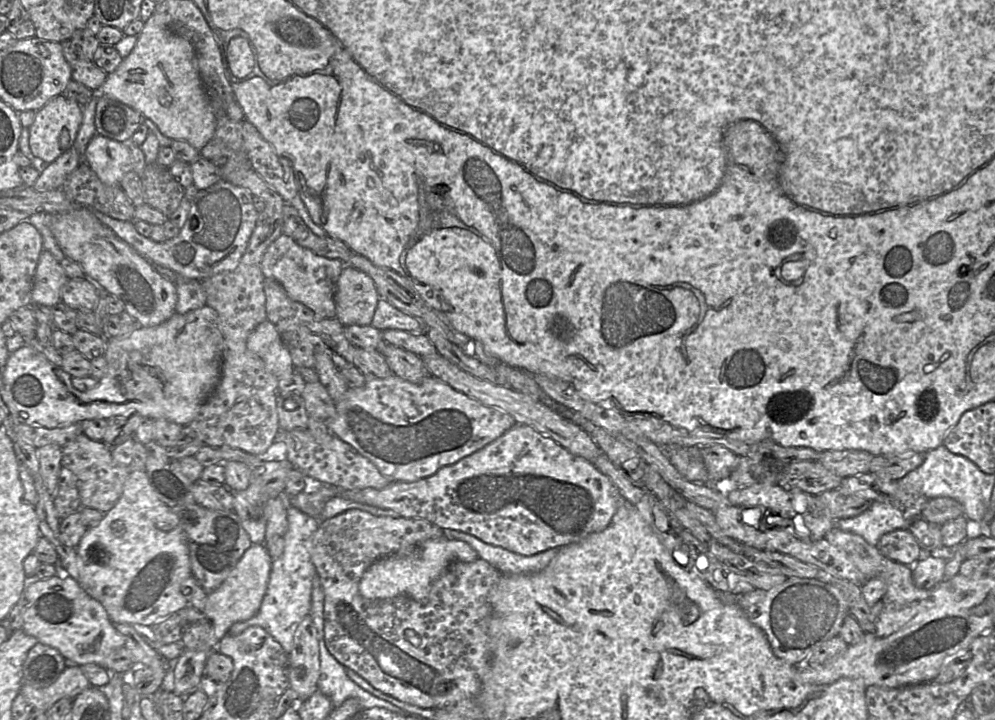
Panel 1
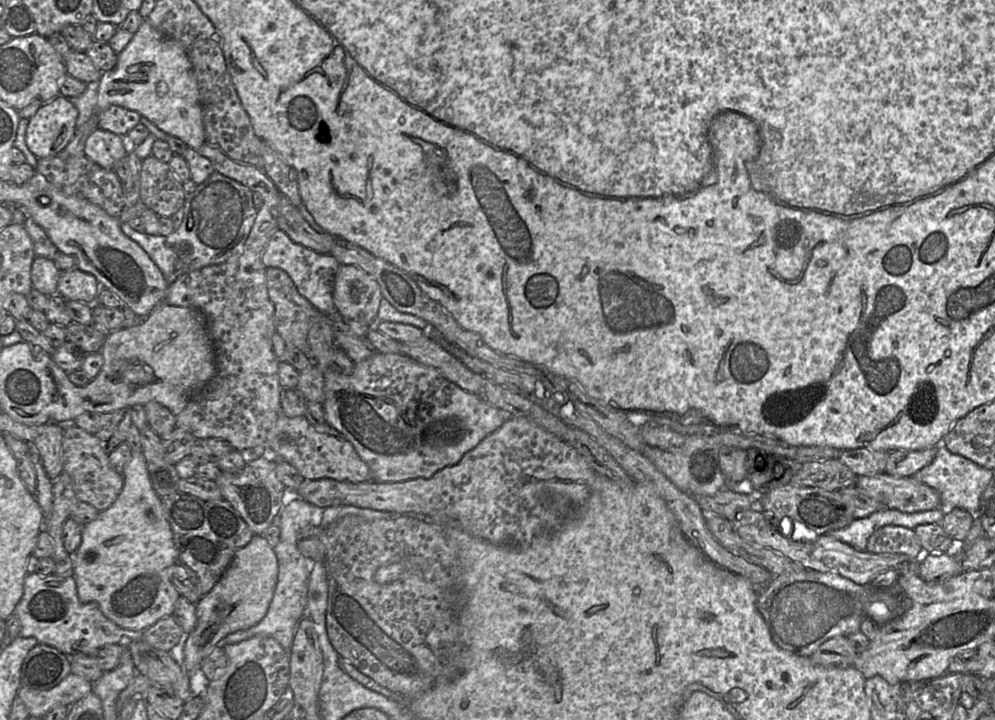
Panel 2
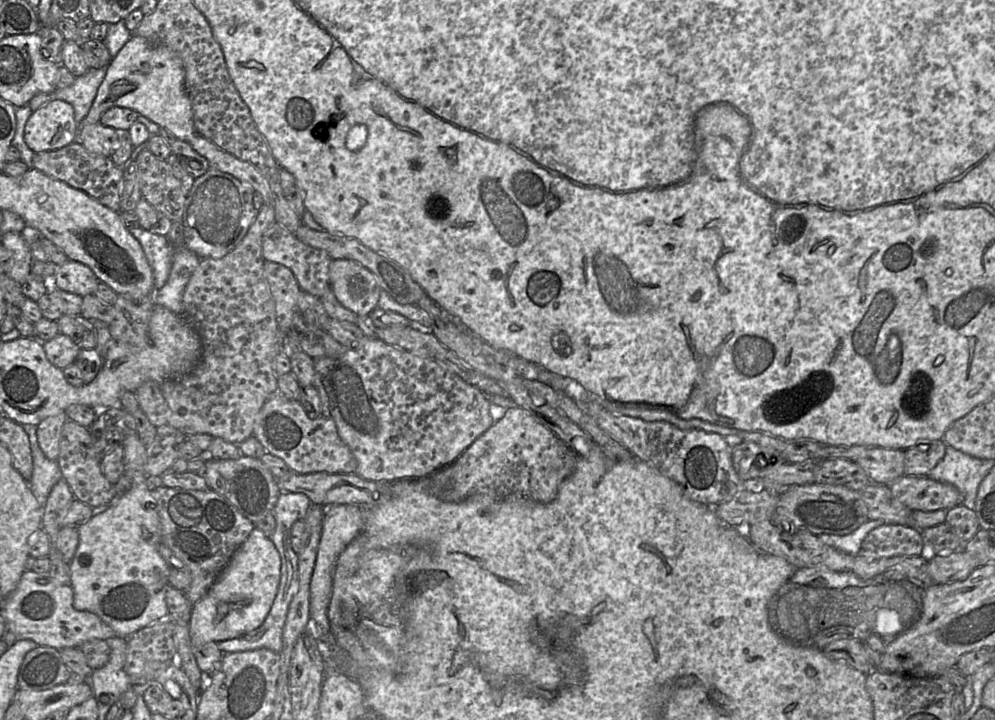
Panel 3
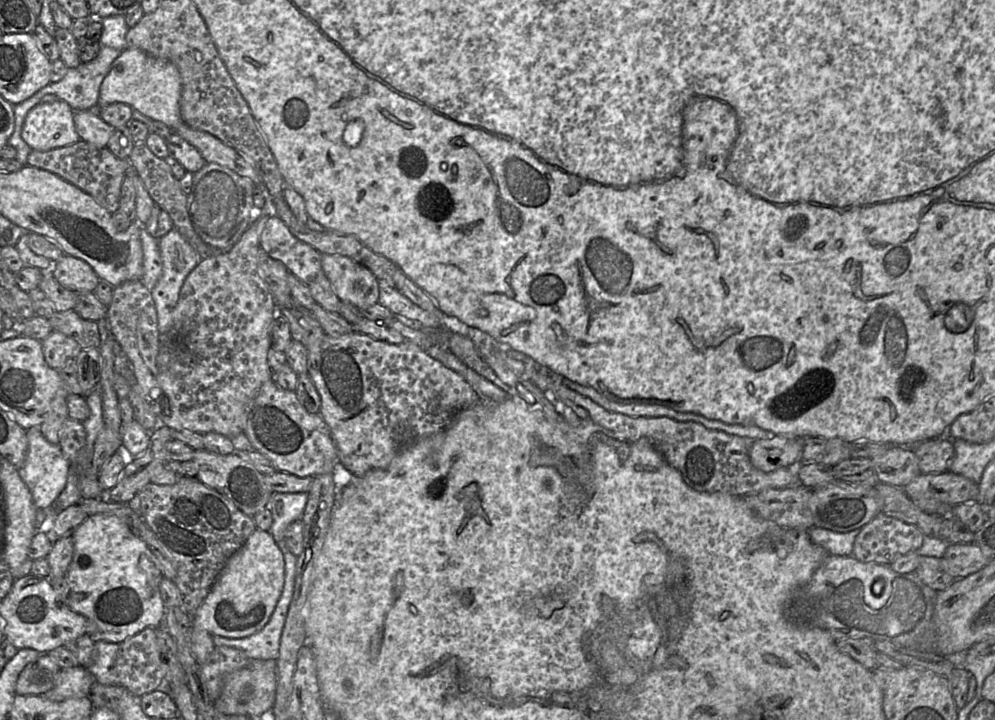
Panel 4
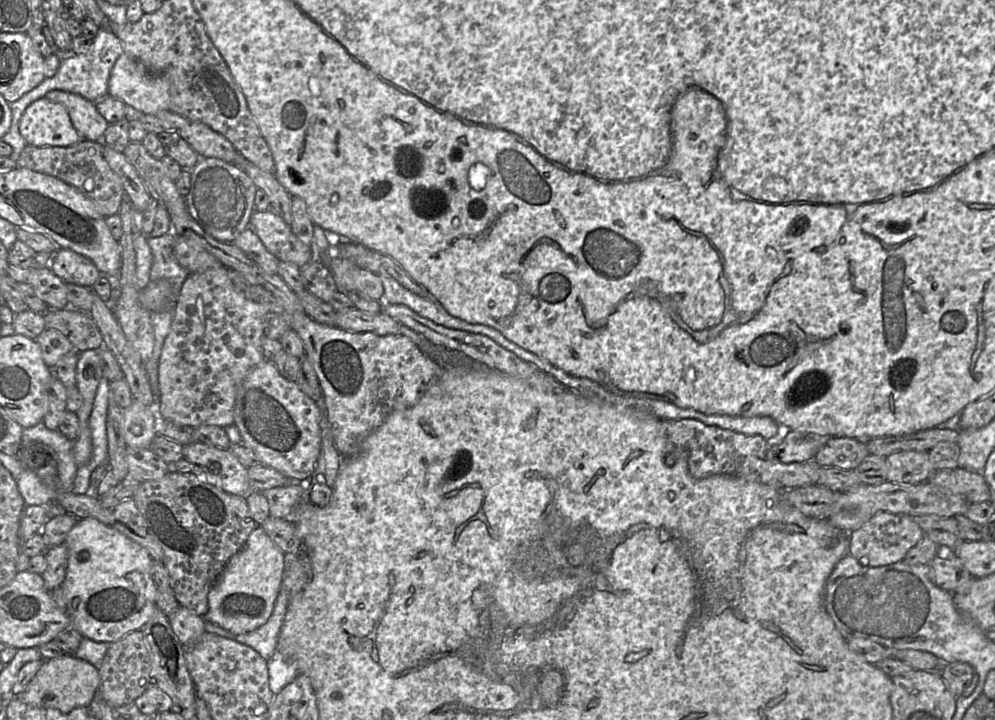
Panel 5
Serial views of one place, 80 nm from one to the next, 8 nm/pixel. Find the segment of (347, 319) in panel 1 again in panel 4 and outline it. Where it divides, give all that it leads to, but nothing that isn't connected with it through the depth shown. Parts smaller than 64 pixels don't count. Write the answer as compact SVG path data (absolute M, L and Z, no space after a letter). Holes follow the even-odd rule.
M322 254L321 263L342 302L364 311L378 301L379 280L367 267L347 256L333 254Z

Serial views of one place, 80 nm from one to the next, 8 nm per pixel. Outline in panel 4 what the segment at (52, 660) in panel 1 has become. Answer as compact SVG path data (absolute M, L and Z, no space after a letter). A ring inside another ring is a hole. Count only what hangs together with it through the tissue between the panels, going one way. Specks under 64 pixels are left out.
M41 653L28 663L19 674L16 684L18 695L44 695L50 690L61 668L47 653Z

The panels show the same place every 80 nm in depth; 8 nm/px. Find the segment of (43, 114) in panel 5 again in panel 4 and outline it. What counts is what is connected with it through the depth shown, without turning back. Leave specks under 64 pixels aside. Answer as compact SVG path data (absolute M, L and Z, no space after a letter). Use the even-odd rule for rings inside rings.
M64 100L39 103L24 121L22 139L32 150L48 151L80 140L74 124L74 110Z

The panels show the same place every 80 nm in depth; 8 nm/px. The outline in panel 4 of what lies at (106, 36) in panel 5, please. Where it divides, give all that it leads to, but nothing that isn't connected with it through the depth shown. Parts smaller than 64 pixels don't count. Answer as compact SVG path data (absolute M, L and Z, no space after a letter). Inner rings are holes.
M102 45L99 54L92 61L87 63L81 63L76 68L69 68L67 74L59 82L51 82L33 96L27 100L14 105L14 116L15 116L15 126L14 131L10 138L7 141L7 144L14 147L17 151L16 160L22 164L22 166L27 164L28 155L31 152L31 148L28 144L22 139L22 128L25 121L25 118L28 112L33 109L37 104L40 103L42 98L45 95L55 95L59 99L67 102L74 111L81 110L96 110L98 109L98 98L99 91L102 81L108 74L112 63L120 55L121 51Z

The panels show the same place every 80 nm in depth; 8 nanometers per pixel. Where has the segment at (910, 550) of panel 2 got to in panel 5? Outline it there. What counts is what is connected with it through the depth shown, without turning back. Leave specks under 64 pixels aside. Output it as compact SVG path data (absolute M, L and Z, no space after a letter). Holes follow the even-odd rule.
M878 512L857 530L849 533L849 554L864 566L884 566L904 559L907 552L922 538L922 528L908 515L896 515L890 512Z

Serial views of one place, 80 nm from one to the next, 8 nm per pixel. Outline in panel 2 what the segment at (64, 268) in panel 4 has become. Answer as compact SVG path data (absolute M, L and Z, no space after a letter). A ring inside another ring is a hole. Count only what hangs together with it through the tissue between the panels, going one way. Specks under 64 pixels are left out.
M76 268L61 273L57 285L57 294L65 300L94 304L100 289L101 285L95 276Z

